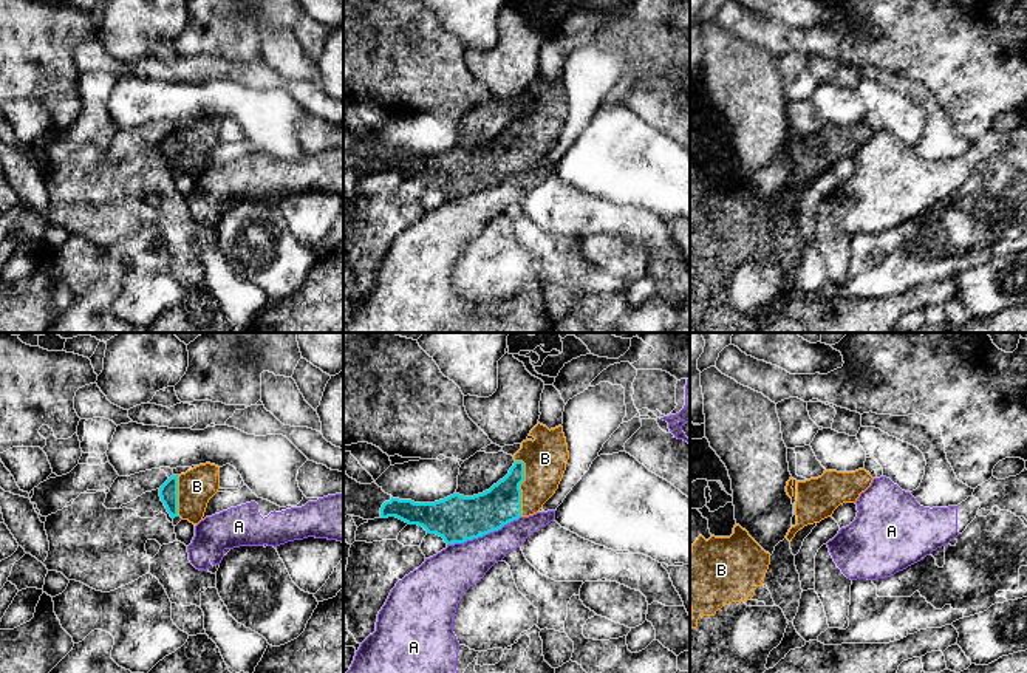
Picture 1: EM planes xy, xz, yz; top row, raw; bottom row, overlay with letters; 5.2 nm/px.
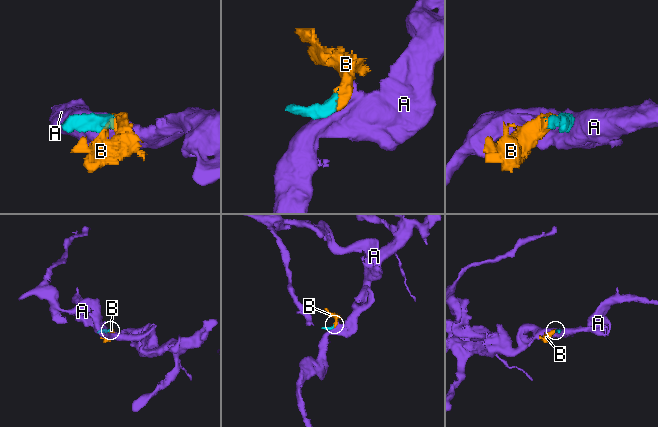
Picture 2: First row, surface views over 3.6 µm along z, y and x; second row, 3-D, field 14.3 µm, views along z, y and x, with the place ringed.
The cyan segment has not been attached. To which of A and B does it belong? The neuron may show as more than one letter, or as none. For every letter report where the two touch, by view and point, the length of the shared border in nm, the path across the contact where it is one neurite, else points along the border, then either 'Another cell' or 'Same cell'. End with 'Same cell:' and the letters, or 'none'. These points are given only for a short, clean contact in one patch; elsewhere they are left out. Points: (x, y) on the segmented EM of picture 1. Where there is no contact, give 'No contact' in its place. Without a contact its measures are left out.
A: Touches cyan at xz (483, 534). Shared border 420 nm. Boundary: xz (520, 515), (497, 529), (447, 545). Another cell
B: Touches cyan at xz (518, 486). Shared border 300 nm. Path across: xz (489, 511), (498, 506), (518, 486), (545, 458). Same cell
Same cell: B

